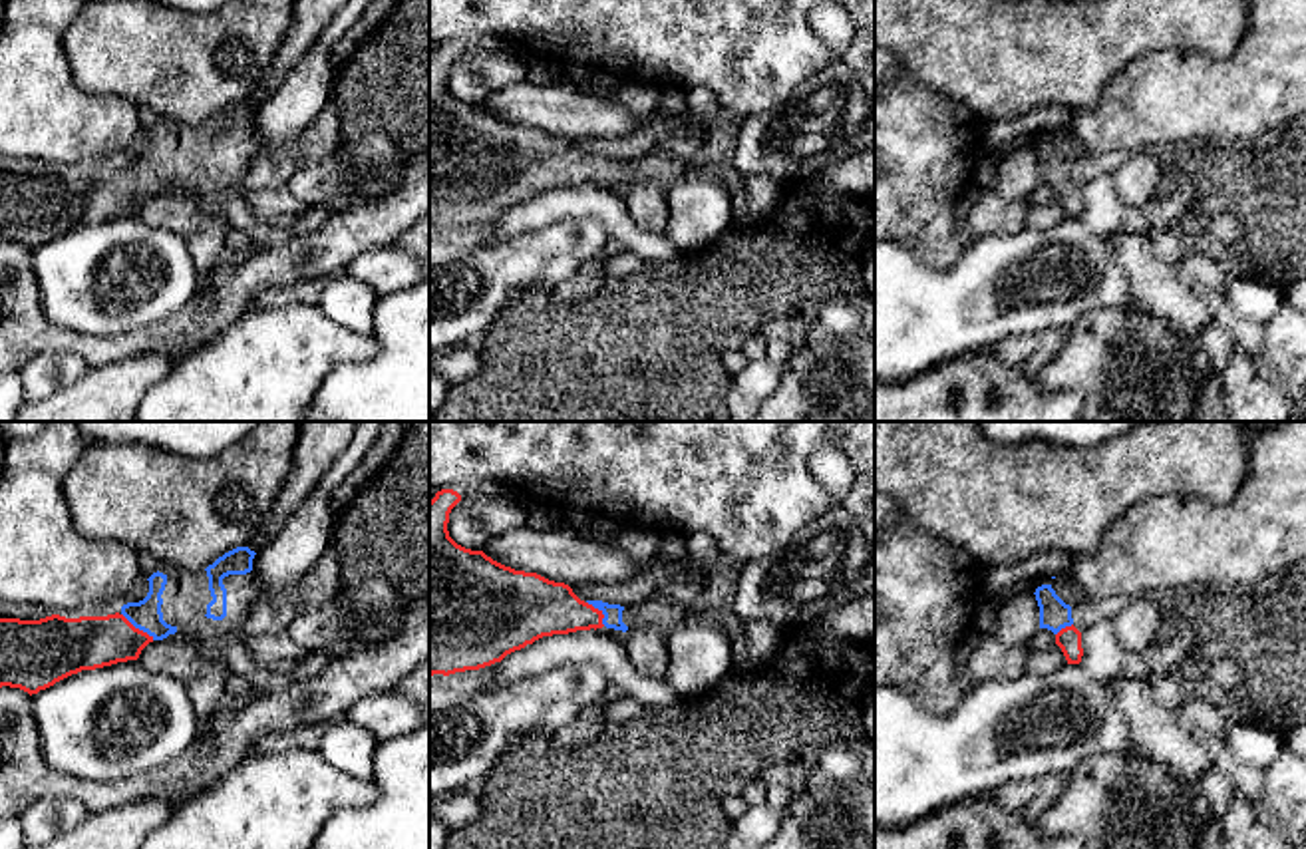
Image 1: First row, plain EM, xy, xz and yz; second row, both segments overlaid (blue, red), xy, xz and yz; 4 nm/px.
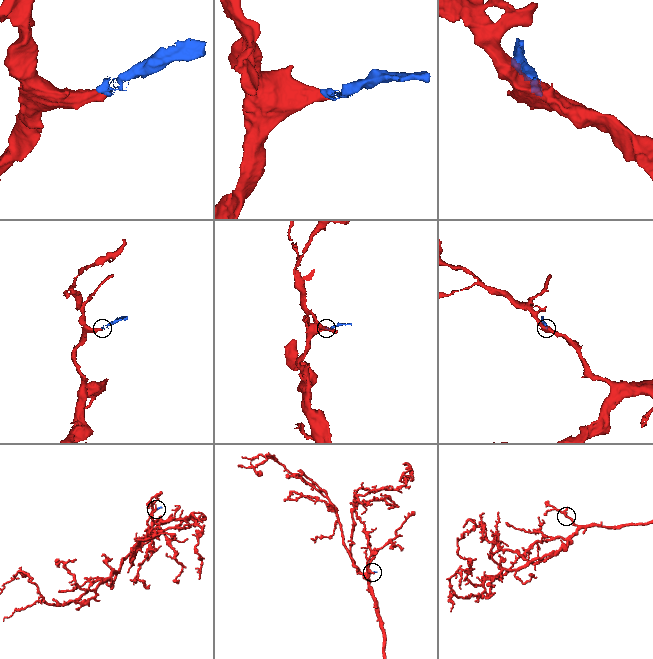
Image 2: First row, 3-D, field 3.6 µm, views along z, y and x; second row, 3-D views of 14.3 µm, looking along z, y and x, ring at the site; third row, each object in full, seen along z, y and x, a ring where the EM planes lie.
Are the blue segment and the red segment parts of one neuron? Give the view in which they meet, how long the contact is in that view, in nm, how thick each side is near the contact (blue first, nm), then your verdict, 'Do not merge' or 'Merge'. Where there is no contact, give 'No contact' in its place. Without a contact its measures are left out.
Touches blue in xy. Shared border 170 nm. Thickness 130 nm (blue) against 220 nm. Merge

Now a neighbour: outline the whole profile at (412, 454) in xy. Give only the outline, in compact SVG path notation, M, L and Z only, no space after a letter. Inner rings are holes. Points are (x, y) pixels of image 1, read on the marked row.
M408 422L390 461L336 519L340 587L378 575L409 602L429 596L429 422Z

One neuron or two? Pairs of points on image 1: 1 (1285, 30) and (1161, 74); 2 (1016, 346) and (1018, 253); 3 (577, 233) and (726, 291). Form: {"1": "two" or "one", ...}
{"1": "one", "2": "two", "3": "two"}

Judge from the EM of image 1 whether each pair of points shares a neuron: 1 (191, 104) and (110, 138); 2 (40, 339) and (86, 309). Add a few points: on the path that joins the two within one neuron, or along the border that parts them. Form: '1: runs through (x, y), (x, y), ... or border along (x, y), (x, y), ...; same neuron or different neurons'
1: border along (92, 94), (118, 94), (138, 106); different neurons
2: border along (38, 285), (40, 307), (56, 325), (106, 337); different neurons

